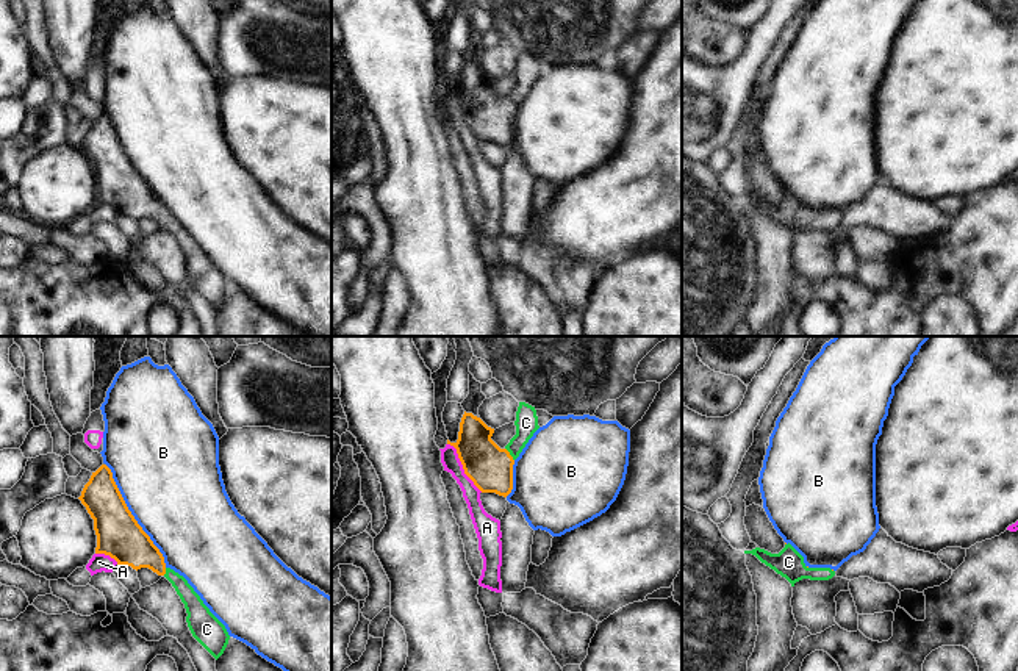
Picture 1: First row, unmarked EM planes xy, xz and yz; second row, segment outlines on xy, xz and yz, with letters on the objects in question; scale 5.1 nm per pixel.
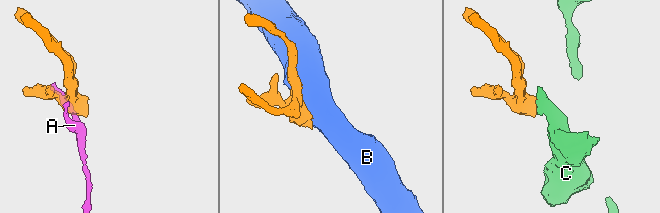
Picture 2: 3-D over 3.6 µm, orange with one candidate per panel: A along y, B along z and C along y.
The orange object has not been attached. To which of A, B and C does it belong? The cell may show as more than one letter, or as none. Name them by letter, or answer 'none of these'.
C

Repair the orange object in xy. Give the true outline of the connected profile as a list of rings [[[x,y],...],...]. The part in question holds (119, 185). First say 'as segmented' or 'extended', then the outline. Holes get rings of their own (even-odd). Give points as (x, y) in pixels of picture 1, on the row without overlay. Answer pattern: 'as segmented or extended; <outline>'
extended; [[[106,114],[92,122],[78,147],[94,169],[95,203],[109,205],[117,214],[149,217],[164,225],[186,258],[192,286],[217,310],[230,289],[225,275],[210,261],[188,230],[167,217],[160,199],[128,160]]]

